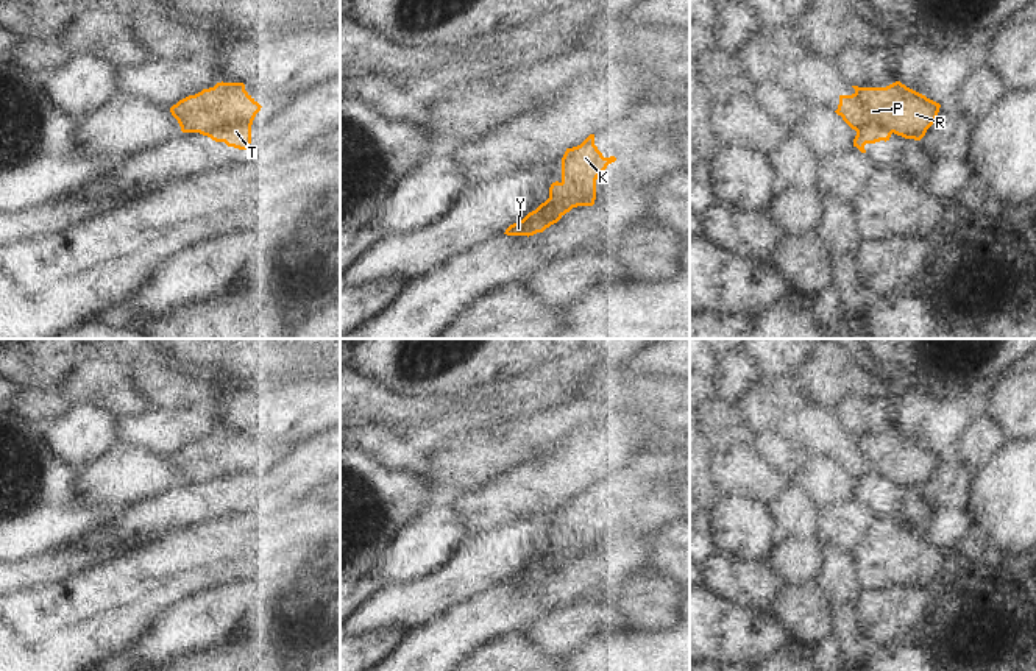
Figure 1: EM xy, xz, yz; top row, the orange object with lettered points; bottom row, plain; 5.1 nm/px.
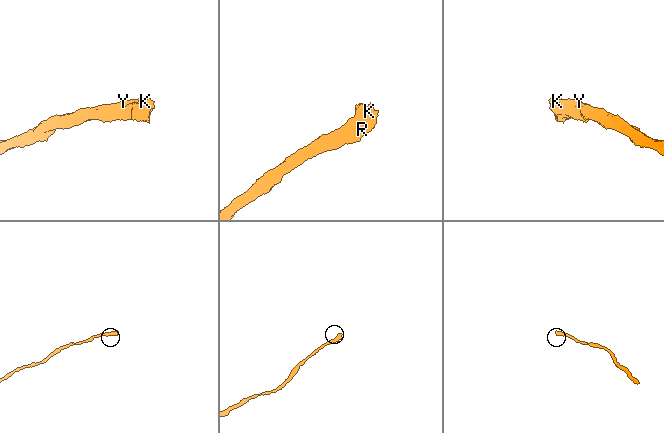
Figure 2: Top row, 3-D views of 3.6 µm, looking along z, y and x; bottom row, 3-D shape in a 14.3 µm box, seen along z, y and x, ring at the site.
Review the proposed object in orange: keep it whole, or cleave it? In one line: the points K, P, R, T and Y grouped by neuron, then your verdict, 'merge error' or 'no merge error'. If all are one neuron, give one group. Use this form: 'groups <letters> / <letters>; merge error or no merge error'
groups K P R T Y; no merge error

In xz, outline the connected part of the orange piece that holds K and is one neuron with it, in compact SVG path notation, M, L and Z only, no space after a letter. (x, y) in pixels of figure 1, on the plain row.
M590 484L580 495L566 498L562 507L562 531L549 537L549 548L523 570L510 574L507 585L534 585L557 573L566 562L577 556L593 556L596 549L596 529L615 512L604 507Z

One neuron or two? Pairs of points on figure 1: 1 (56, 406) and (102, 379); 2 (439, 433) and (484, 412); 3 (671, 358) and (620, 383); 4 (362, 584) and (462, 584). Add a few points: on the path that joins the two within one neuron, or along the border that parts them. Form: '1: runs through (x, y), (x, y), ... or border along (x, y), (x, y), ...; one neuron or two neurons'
1: border along (55, 389), (72, 404); two neurons
2: runs through (450, 423), (473, 414); one neuron
3: runs through (657, 358), (638, 358), (627, 369); one neuron
4: border along (381, 584), (356, 609); two neurons

